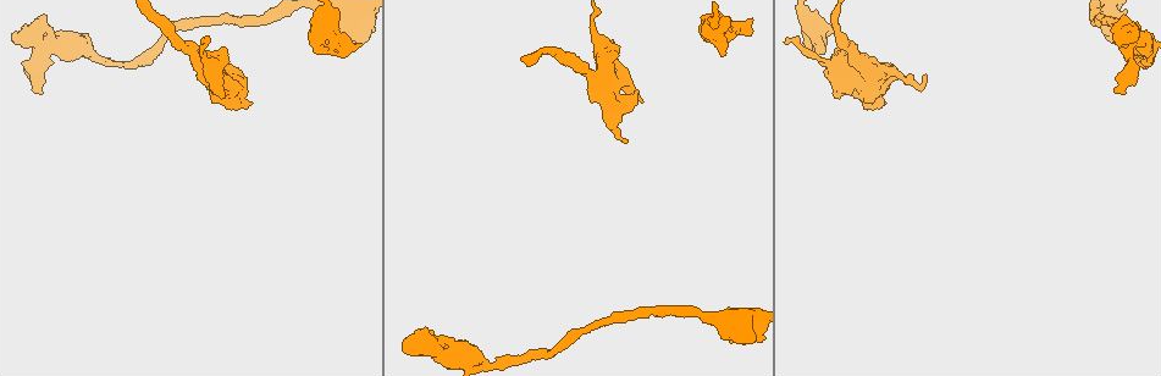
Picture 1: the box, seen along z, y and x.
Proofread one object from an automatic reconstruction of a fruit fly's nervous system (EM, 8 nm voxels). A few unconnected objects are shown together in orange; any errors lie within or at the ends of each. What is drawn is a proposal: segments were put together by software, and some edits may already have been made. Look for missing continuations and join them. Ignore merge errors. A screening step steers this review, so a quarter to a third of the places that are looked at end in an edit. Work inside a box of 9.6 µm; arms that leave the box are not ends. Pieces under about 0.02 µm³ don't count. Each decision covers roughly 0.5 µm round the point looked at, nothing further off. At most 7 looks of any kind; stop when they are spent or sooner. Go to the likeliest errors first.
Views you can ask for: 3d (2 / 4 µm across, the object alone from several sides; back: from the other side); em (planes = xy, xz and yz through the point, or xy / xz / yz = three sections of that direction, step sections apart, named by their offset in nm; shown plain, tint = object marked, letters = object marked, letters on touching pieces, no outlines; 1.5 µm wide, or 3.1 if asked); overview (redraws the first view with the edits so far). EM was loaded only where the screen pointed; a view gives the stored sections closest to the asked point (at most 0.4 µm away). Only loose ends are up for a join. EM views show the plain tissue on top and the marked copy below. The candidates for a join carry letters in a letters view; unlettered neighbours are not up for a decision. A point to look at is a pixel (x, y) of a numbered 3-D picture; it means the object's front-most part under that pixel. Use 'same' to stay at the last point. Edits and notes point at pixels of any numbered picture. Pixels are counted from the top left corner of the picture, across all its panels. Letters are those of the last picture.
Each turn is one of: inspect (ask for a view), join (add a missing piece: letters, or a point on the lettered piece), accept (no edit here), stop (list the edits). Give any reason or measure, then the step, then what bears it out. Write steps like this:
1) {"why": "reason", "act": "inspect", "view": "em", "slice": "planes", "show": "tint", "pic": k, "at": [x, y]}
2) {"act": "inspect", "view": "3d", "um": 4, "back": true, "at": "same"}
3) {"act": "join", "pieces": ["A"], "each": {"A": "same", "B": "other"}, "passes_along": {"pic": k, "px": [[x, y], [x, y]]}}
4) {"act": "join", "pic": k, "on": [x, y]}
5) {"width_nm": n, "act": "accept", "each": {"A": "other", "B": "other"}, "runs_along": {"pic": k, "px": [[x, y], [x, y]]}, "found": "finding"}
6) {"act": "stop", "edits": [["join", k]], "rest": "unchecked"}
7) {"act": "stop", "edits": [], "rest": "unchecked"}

{"act": "inspect", "view": "em", "slice": "planes", "show": "letters", "pic": 1, "at": [823, 53]}

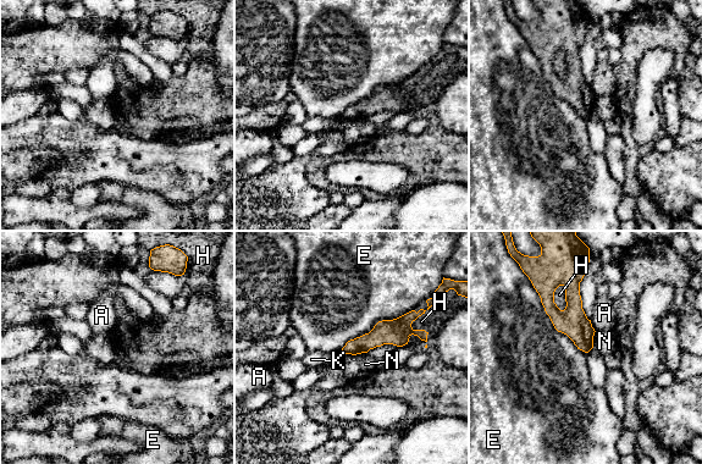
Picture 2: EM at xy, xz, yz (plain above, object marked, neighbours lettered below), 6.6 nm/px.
{"act": "accept", "each": {"A": "other", "E": "other", "H": "other", "K": "other", "N": "other"}, "runs_along": {"pic": 2, "px": [[424, 335], [383, 332], [346, 349]]}, "found": "none of them fits"}

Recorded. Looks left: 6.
{"why": "free end", "act": "inspect", "view": "em", "slice": "planes", "show": "letters", "pic": 1, "at": [34, 88]}

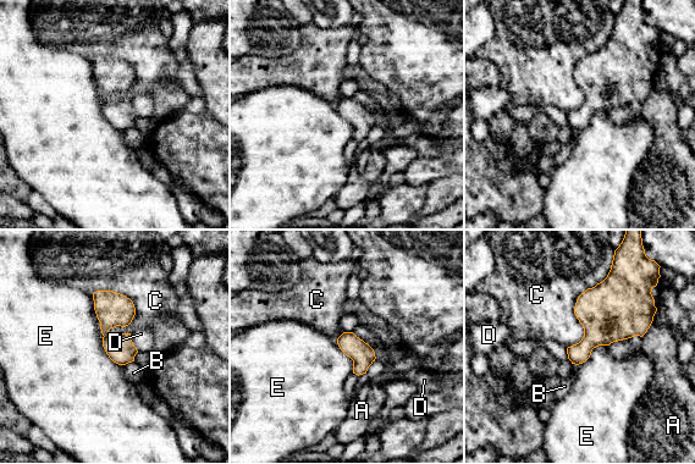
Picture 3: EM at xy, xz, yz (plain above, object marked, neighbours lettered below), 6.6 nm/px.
{"act": "accept", "each": {"A": "other", "B": "other", "C": "other", "D": "other", "E": "other"}, "found": "none of them fits"}

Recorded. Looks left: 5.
{"why": "branch stops here", "act": "inspect", "view": "em", "slice": "planes", "show": "letters", "pic": 1, "at": [927, 75]}

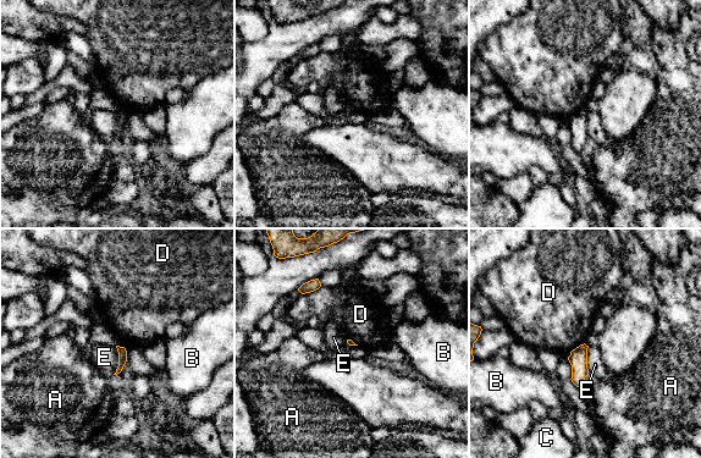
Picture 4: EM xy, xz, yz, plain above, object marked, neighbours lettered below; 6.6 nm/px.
{"act": "accept", "each": {"A": "other", "B": "other", "C": "other", "D": "other", "E": "other"}, "border": {"pic": 4, "px": [[116, 347], [117, 368], [112, 374]]}, "found": "no lettered piece goes on from it"}

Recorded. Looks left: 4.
{"act": "stop", "edits": [], "rest": "unchecked"}

